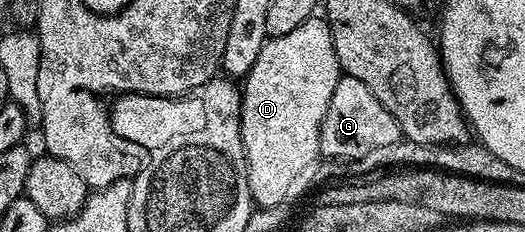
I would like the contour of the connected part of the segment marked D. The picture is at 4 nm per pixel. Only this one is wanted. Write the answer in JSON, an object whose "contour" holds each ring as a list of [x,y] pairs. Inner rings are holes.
{"contour":[[[326,17],[306,18],[293,28],[293,32],[285,32],[285,36],[276,38],[268,37],[253,68],[241,82],[241,140],[245,144],[249,192],[256,207],[266,208],[281,202],[294,184],[299,170],[303,170],[307,162],[320,157],[321,124],[340,77],[337,52],[333,48],[333,36]]]}

